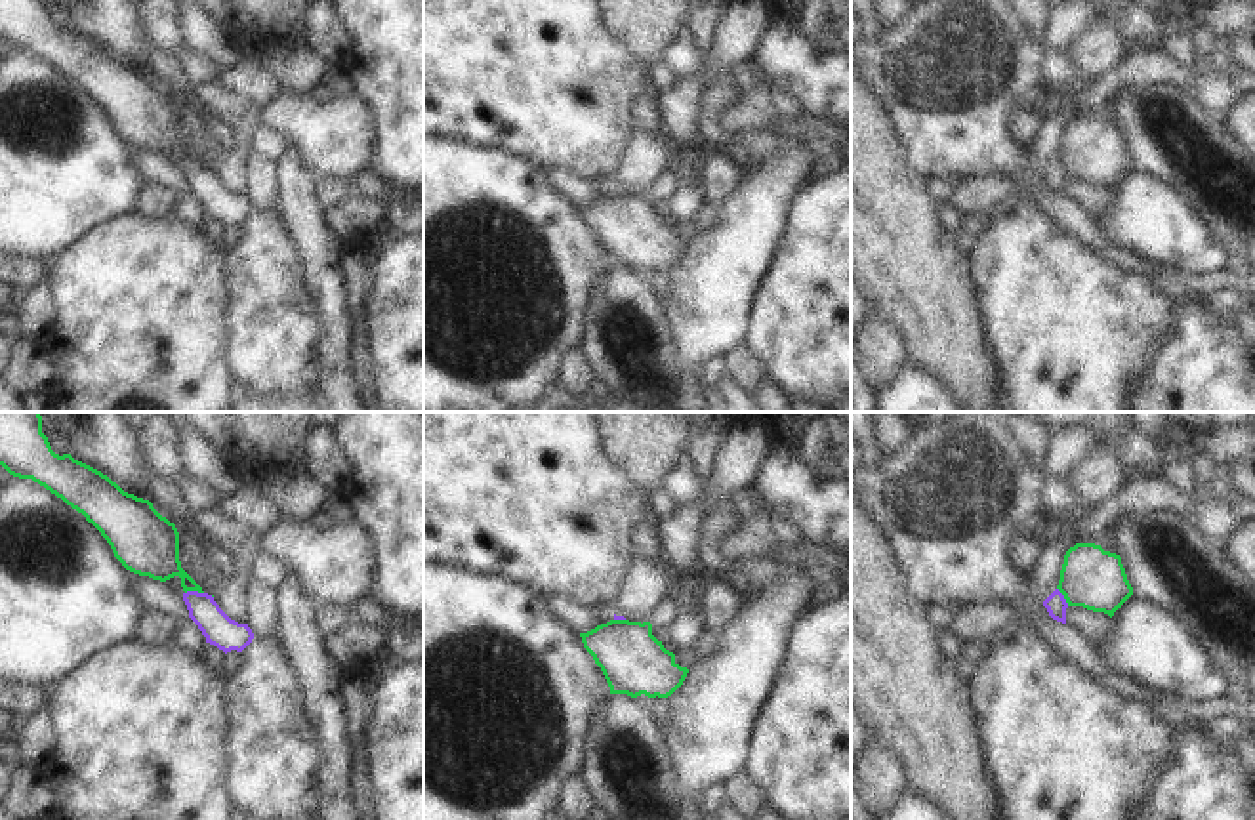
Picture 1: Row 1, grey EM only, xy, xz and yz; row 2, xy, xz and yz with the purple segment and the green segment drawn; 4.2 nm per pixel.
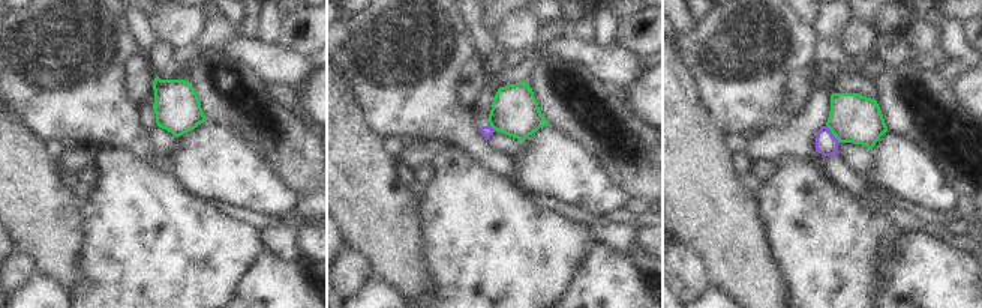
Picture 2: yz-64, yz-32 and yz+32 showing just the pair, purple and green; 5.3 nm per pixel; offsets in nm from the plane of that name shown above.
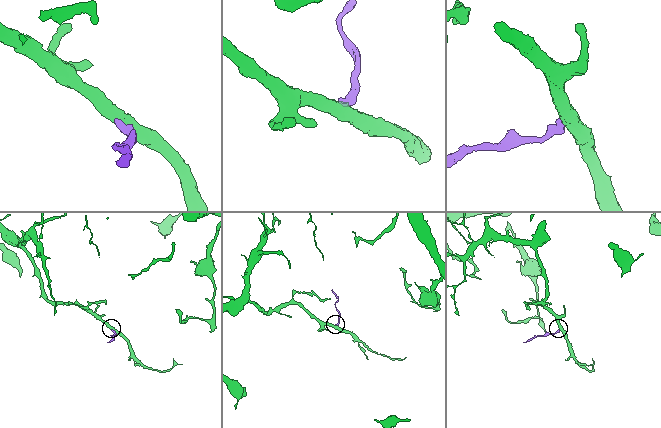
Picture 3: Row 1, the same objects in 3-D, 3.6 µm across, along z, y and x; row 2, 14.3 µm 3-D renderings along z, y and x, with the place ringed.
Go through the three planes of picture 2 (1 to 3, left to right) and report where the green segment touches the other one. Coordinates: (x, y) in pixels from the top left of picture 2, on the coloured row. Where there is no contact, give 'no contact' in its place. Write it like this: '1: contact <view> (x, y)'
1: no contact
2: contact yz-32 (490, 126)
3: contact yz+32 (832, 134)

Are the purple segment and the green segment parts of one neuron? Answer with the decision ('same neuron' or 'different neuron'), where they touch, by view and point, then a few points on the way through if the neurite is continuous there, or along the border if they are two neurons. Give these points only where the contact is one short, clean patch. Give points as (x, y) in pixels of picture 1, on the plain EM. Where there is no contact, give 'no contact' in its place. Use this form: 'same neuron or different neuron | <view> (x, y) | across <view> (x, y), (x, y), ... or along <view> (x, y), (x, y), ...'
different neuron | xy (193, 164) | along xy (203, 164), (185, 166)

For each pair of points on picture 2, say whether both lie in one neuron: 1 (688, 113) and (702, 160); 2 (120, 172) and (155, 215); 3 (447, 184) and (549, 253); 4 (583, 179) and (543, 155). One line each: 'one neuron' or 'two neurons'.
1: one neuron
2: one neuron
3: one neuron
4: one neuron

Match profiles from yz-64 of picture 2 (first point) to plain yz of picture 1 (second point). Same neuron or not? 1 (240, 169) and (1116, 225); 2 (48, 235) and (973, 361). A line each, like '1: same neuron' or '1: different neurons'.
1: same neuron
2: same neuron

